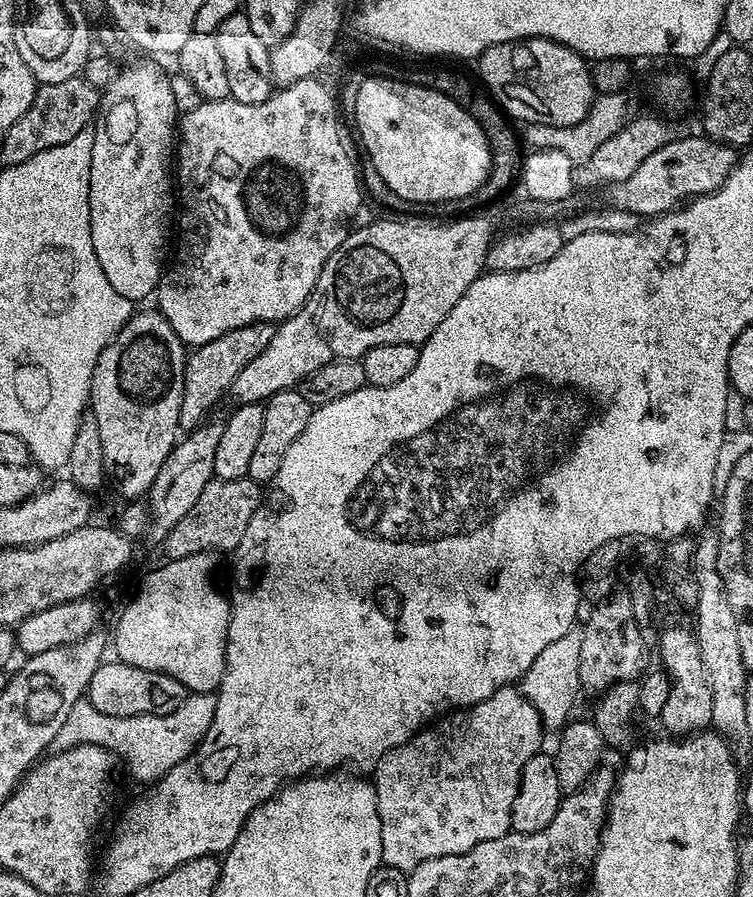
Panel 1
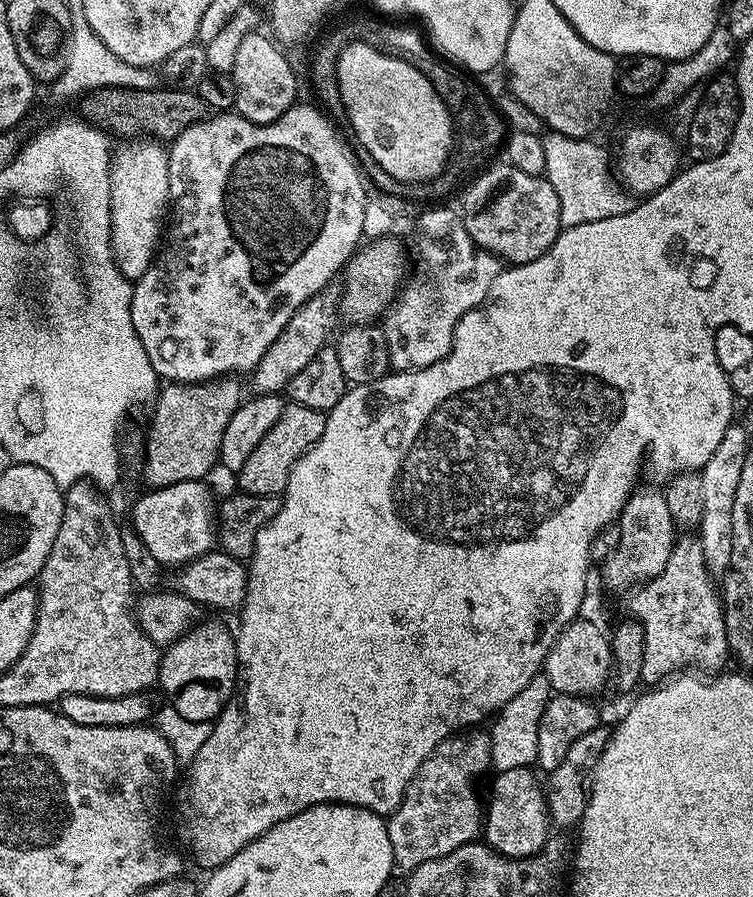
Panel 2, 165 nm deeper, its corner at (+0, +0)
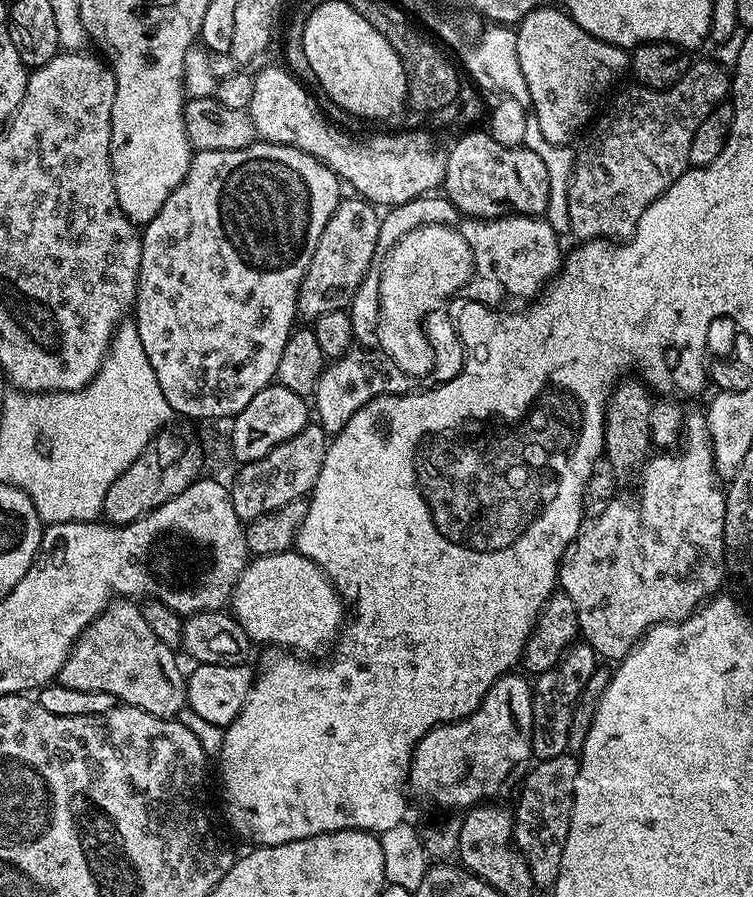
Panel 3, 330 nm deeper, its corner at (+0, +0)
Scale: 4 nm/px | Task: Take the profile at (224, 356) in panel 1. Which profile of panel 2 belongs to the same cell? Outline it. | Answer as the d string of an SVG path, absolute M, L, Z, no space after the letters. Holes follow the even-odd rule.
M236 378L203 380L201 384L168 382L159 389L152 408L152 421L148 424L148 437L144 440L144 480L149 489L174 486L174 482L204 480L207 472L217 467L222 446L222 434L226 434L226 422L238 410L242 402L240 384Z

